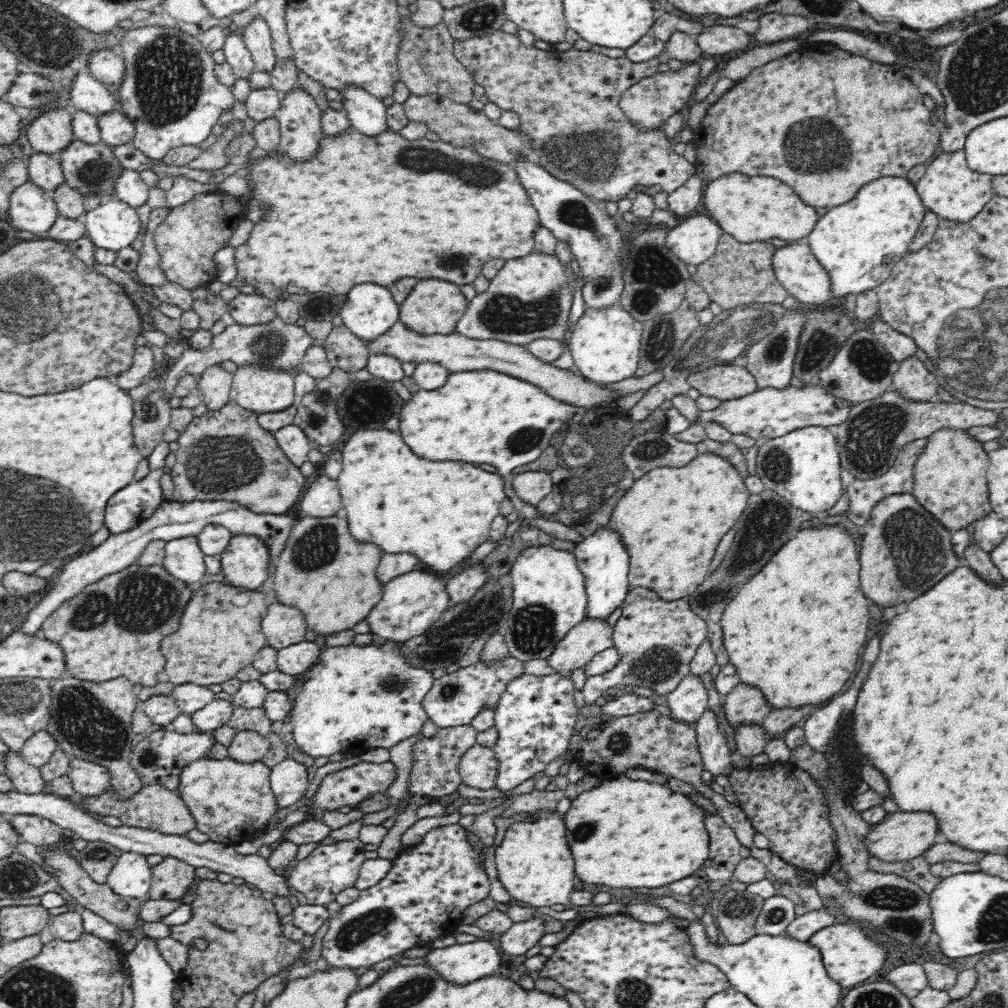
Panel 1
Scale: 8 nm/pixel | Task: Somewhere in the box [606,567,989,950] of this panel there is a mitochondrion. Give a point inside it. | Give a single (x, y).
(897, 904)

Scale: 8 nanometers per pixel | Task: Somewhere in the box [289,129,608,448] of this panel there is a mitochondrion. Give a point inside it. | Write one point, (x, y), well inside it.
(417, 157)

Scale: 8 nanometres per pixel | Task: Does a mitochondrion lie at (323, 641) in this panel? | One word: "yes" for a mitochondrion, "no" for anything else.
no

